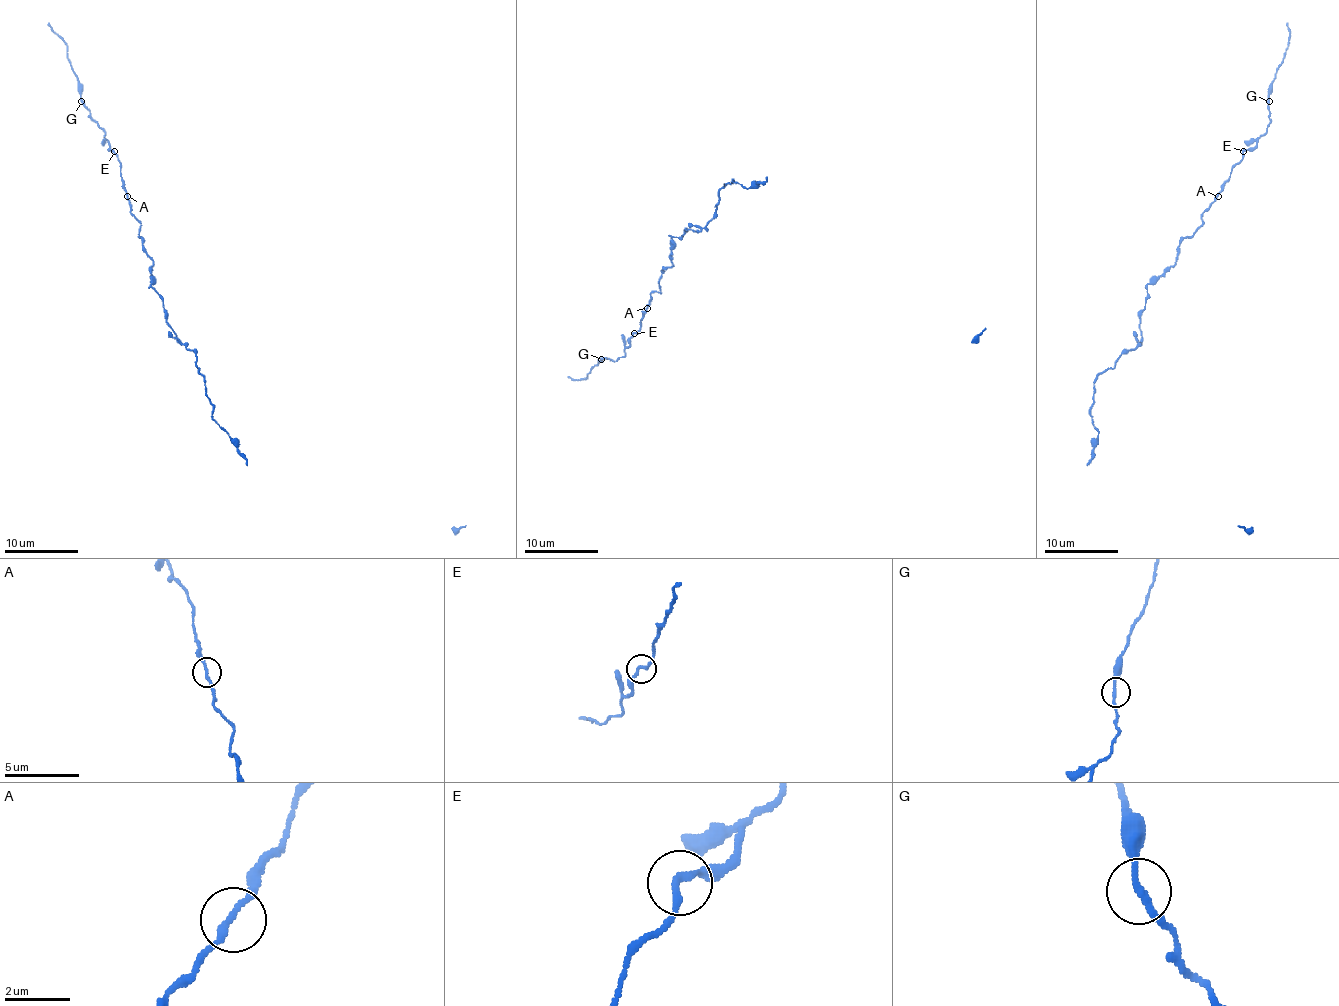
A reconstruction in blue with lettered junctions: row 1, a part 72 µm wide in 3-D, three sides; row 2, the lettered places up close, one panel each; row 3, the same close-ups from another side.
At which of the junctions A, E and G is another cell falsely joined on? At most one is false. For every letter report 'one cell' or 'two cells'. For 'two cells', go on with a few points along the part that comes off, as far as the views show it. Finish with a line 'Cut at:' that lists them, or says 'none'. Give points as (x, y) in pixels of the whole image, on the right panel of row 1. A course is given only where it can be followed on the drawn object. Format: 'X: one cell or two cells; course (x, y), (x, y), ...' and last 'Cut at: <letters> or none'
A: one cell
E: one cell
G: one cell
Cut at: none

